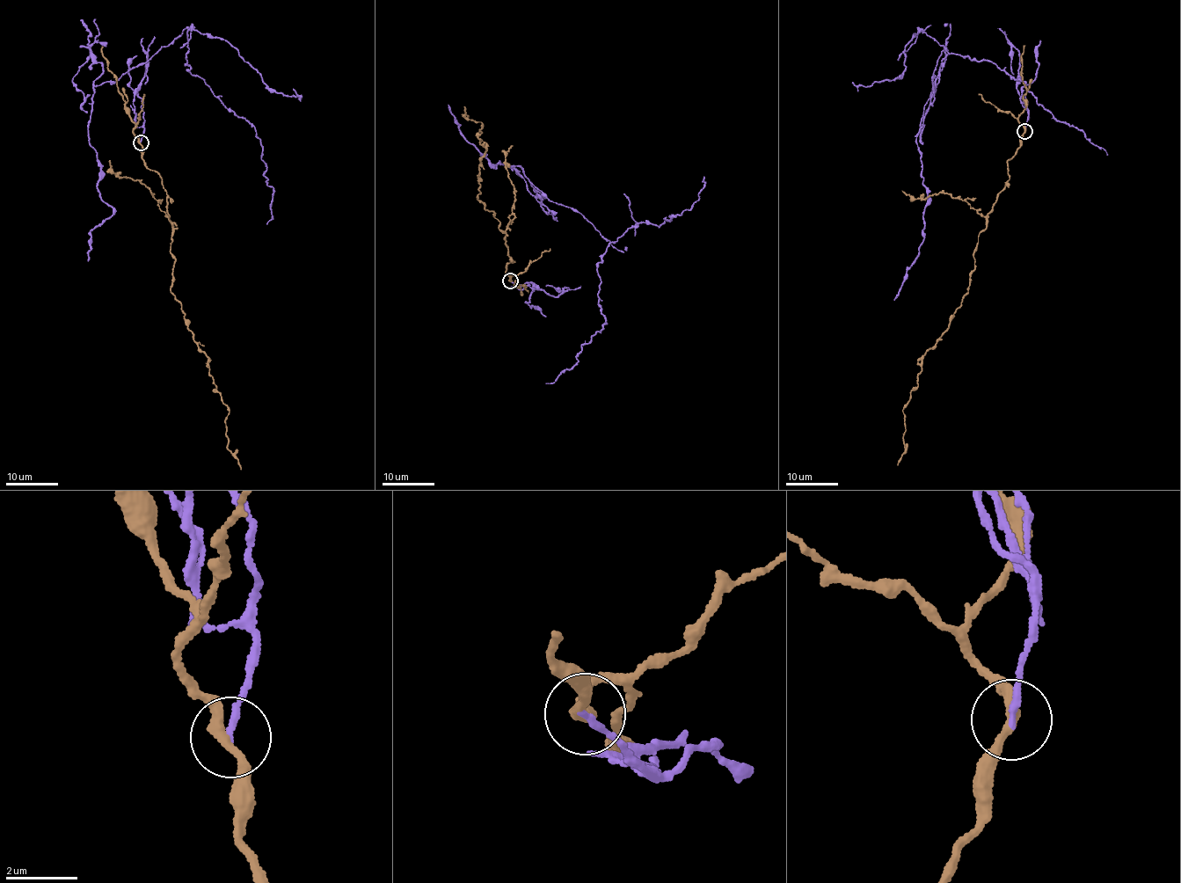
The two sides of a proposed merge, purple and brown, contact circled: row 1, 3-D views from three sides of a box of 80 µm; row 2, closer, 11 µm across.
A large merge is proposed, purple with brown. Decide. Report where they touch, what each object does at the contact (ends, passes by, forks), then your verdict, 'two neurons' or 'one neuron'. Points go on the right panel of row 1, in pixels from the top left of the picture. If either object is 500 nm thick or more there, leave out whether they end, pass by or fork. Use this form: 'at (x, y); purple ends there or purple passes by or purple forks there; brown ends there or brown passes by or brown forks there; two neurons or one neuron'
at (1024, 131); purple ends there; brown passes by; two neurons

